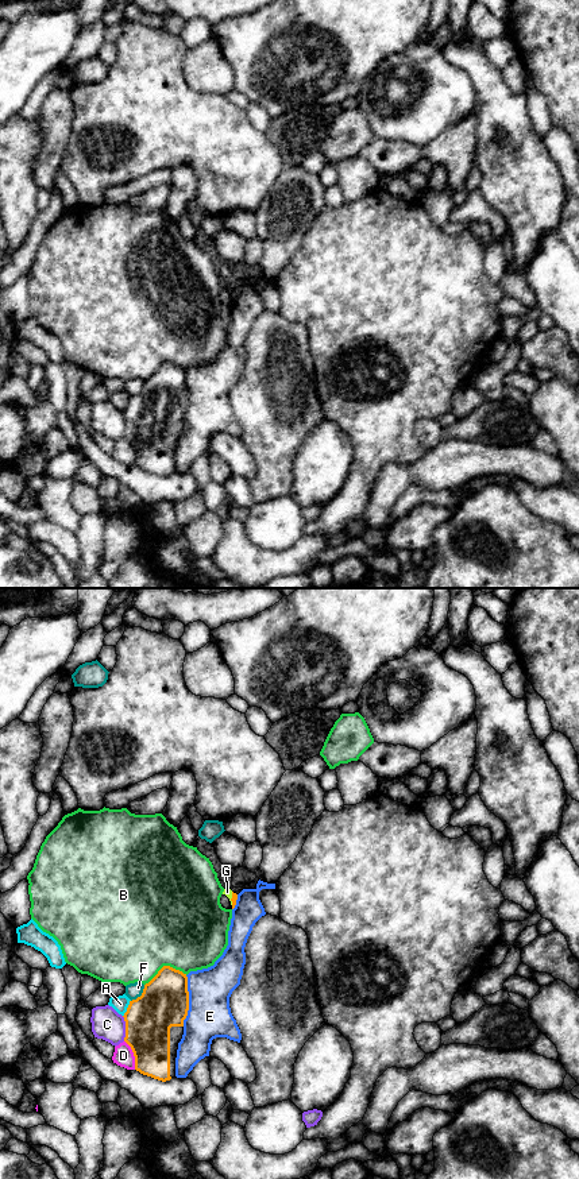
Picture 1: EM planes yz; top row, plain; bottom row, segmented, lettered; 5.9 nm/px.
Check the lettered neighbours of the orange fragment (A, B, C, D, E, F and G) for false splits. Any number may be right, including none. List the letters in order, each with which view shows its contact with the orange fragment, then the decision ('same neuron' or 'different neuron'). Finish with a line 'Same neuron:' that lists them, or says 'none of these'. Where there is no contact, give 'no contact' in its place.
A: meets orange in yz; different neuron
B: meets orange in yz; different neuron
C: meets orange in yz; different neuron
D: meets orange in yz; different neuron
E: meets orange in yz; different neuron
F: meets orange in yz; different neuron
G: meets orange in yz; different neuron
Same neuron: none of these

